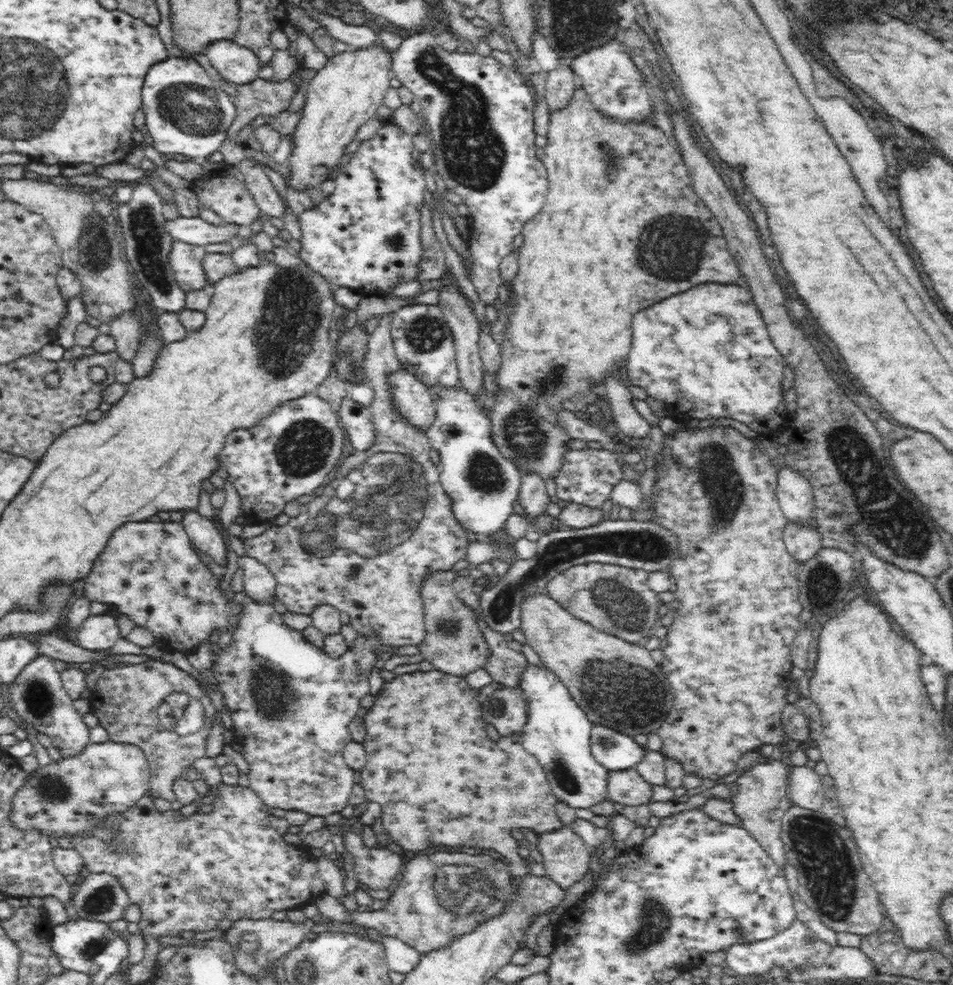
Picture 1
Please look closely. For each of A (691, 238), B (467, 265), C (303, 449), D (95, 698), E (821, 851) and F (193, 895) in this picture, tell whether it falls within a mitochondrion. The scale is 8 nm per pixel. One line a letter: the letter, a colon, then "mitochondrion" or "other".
A: mitochondrion
B: other
C: mitochondrion
D: other
E: mitochondrion
F: other

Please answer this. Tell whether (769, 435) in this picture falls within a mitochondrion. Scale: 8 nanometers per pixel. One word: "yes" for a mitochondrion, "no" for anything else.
no

